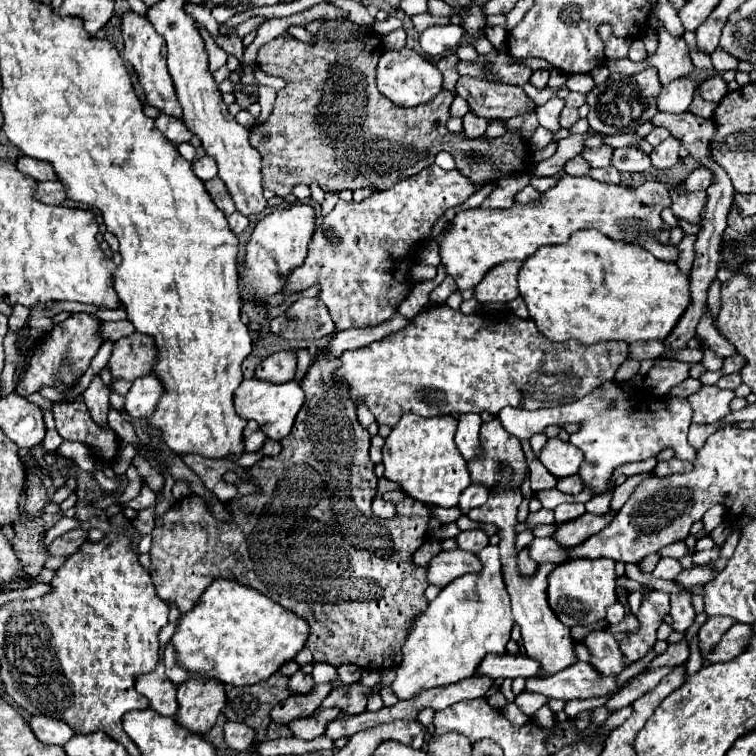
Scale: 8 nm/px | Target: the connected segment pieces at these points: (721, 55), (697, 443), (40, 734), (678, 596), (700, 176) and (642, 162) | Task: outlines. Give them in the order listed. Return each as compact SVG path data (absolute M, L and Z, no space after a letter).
M715 51L713 55L711 55L711 61L713 61L713 67L715 67L715 71L731 71L731 69L737 69L737 61L735 61L735 57L731 57L731 55L727 55L725 51Z
M691 423L691 427L689 427L689 443L691 443L691 447L699 451L699 449L703 447L705 439L707 439L711 433L715 433L717 429L721 429L721 427L723 427L721 423L715 423L715 425L699 425L699 423Z
M31 717L29 727L33 729L39 741L53 743L53 745L65 745L75 735L69 725L51 717Z
M681 591L671 595L671 617L673 617L673 631L685 633L695 621L695 609L691 605L691 593Z
M697 167L685 181L683 181L683 187L687 191L705 191L711 181L713 181L713 173L707 169L707 167Z
M631 145L631 147L623 147L623 149L615 149L613 151L613 157L611 157L611 165L617 169L617 171L627 171L627 173L643 173L647 169L651 169L651 161L649 157L637 147L637 145Z

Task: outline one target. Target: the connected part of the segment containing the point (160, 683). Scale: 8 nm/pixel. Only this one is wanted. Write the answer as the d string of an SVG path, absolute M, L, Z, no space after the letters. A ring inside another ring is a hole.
M161 661L155 671L145 673L135 681L135 691L145 695L149 699L149 707L153 711L157 711L159 715L175 715L175 711L179 707L177 699L175 699L177 689L171 681L167 681Z

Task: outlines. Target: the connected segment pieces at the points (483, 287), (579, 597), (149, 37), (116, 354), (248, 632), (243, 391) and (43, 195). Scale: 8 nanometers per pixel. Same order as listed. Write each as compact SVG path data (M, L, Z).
M507 261L503 265L497 265L483 277L483 281L475 287L475 299L481 303L487 301L513 301L519 295L519 285L517 285L517 275L523 263L519 261Z
M571 559L549 573L549 605L557 619L567 625L591 625L605 619L605 609L617 603L615 561L611 559Z
M127 13L127 15L123 15L123 39L125 39L123 57L135 69L147 103L157 107L165 115L181 119L183 109L179 109L179 101L175 101L175 89L171 85L171 77L167 71L167 49L163 45L163 37L159 37L159 33L155 33L155 29L151 29L151 23L145 17L141 17L137 13Z
M131 333L113 343L113 351L107 367L111 369L113 379L135 381L137 377L149 375L155 363L155 343L147 335Z
M217 579L207 587L195 607L189 613L181 615L175 635L171 637L171 645L175 647L179 667L187 669L189 673L197 673L205 679L215 679L223 685L253 685L269 679L275 671L279 671L283 663L295 659L295 655L305 647L307 635L309 625L307 621L303 621L303 617L283 609L255 589L249 589L235 581Z
M247 379L239 385L239 389L233 395L235 401L235 409L243 419L253 419L259 423L261 431L275 441L285 439L291 433L293 421L305 401L303 389L297 381L289 381L289 383L269 383L269 381L261 381L261 379Z
M39 181L37 187L35 187L35 193L33 197L37 201L43 201L47 205L61 205L65 199L67 199L67 193L63 191L65 187L59 185L59 181Z

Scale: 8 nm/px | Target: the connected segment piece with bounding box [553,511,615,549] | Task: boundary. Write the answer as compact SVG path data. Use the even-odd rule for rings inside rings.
M609 511L603 517L593 515L593 513L585 513L579 519L573 519L573 521L567 521L567 523L559 523L555 533L553 533L553 539L563 549L571 549L571 547L581 545L583 541L587 541L591 535L599 533L603 527L607 527L613 517L615 517L615 511Z

